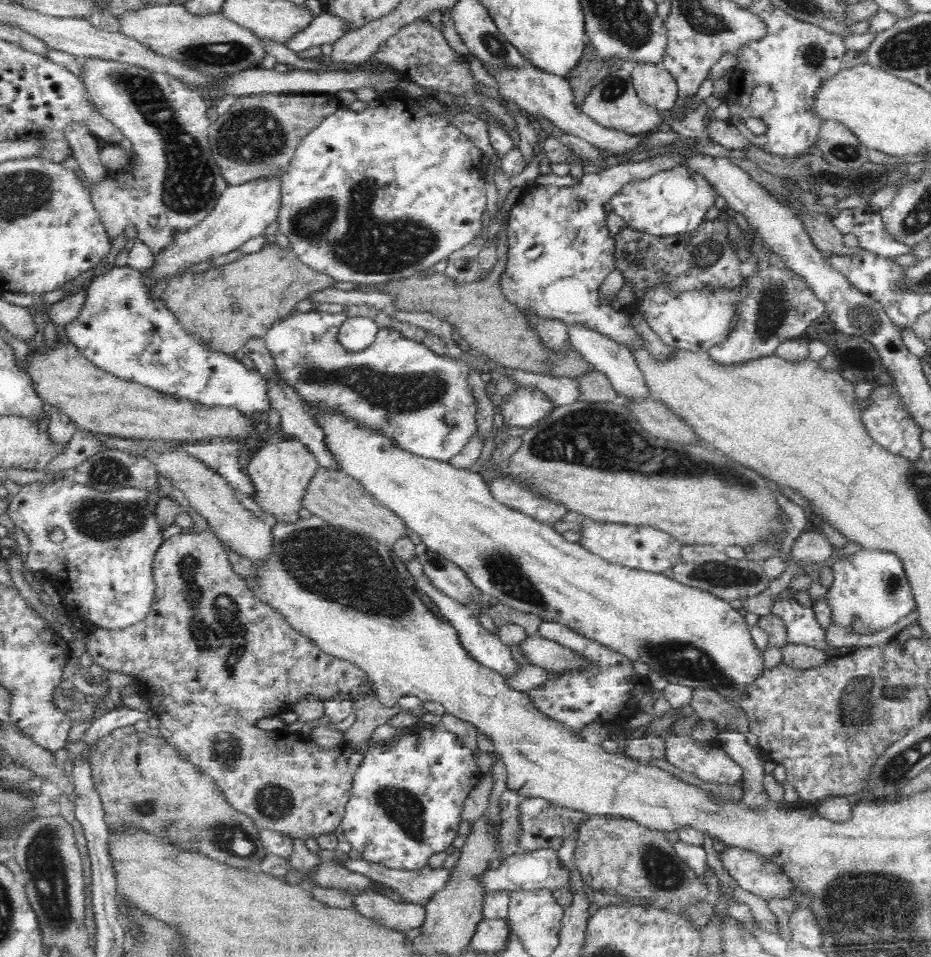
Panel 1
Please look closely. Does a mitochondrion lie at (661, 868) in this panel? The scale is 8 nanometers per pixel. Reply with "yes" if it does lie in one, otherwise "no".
yes

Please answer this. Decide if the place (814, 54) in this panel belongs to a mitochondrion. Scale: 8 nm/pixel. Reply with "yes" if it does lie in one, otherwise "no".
yes

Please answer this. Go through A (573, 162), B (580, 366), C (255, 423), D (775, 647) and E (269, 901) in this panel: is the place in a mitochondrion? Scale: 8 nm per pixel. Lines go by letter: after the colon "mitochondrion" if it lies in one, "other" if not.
A: other
B: other
C: other
D: other
E: other

